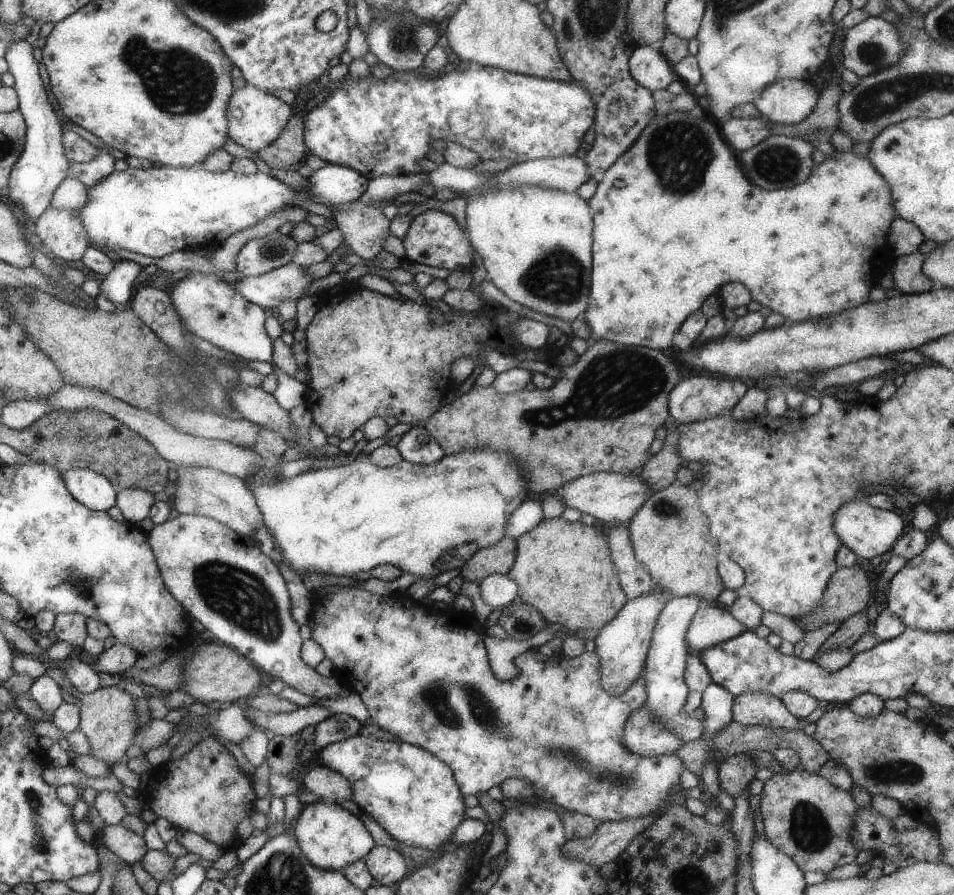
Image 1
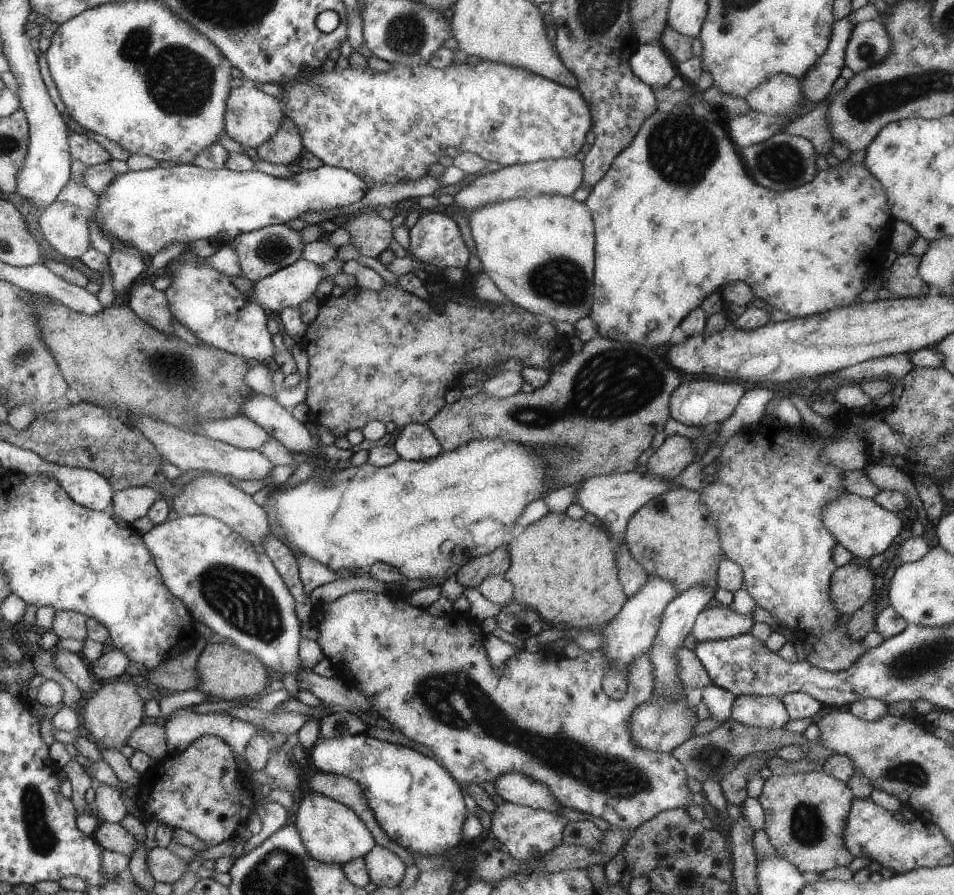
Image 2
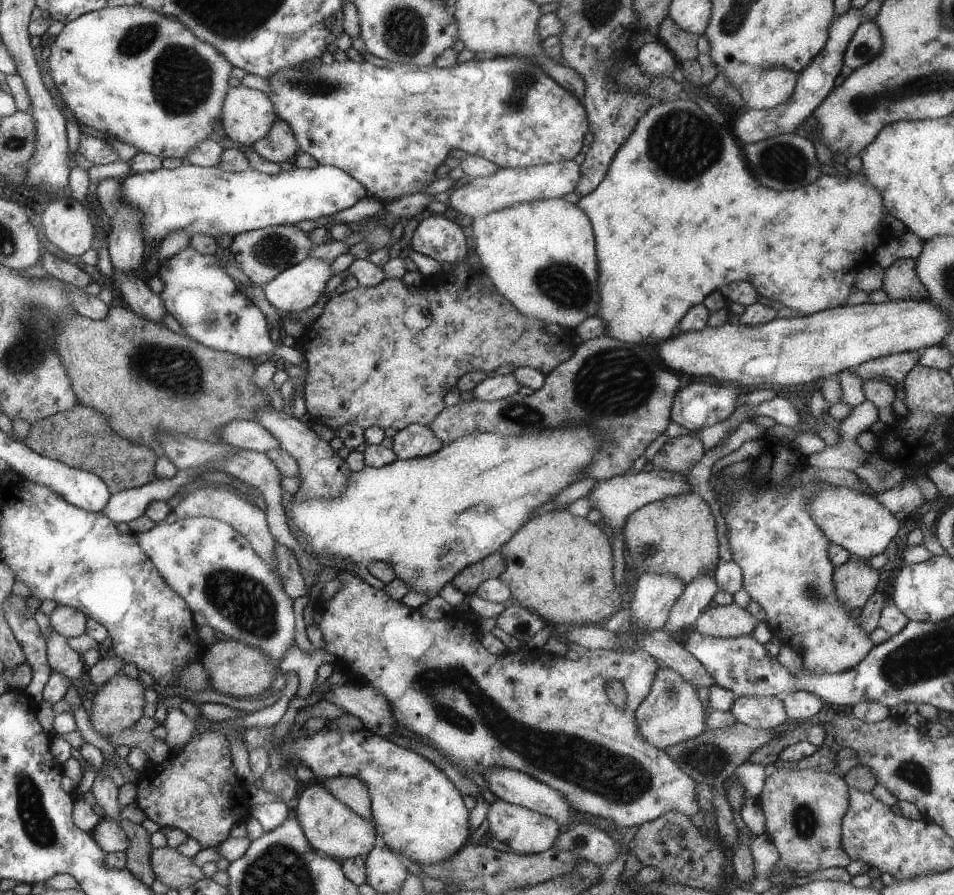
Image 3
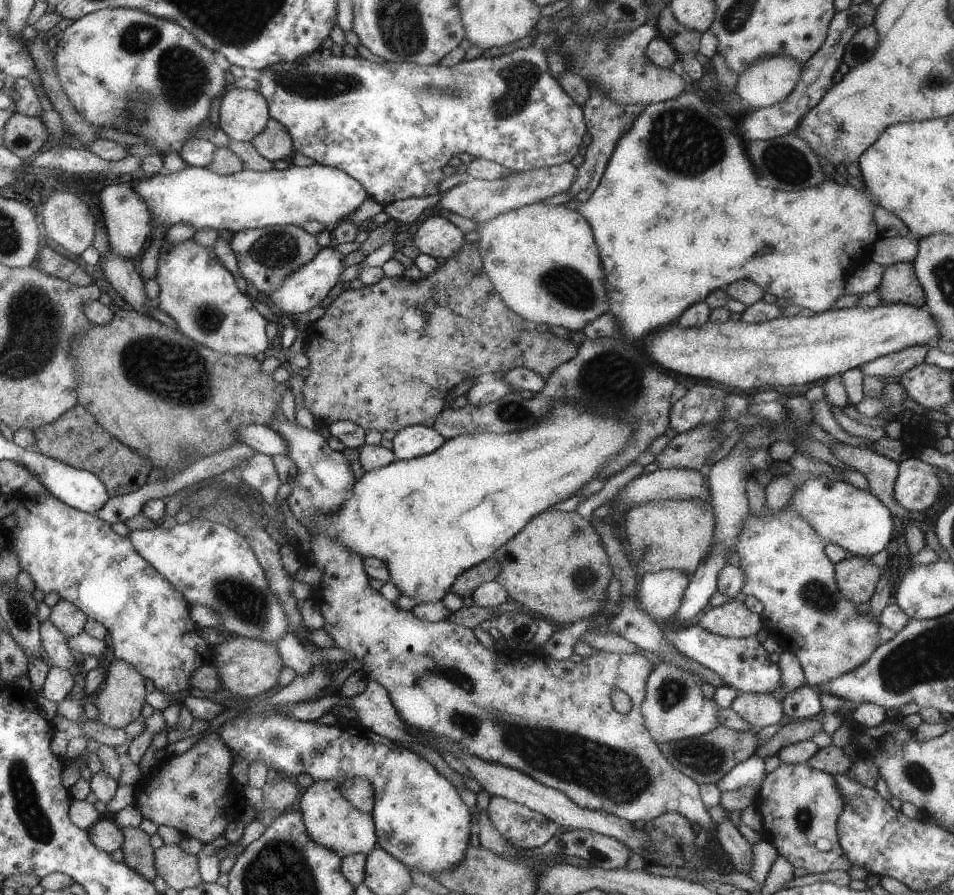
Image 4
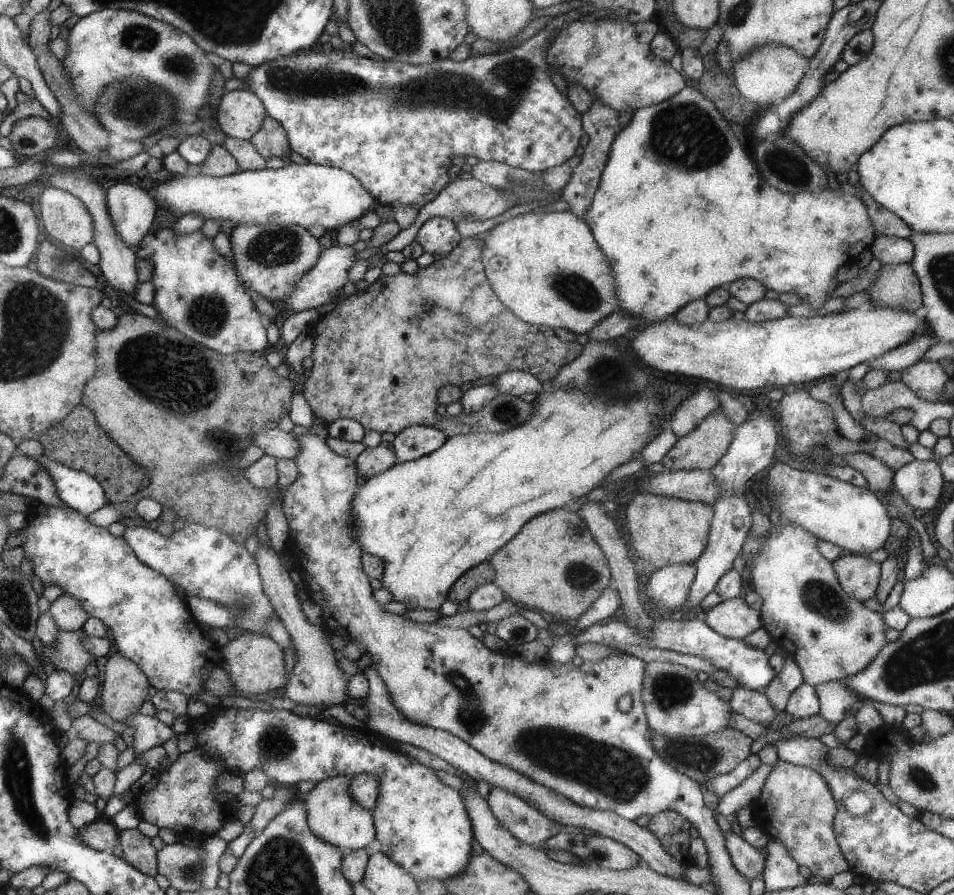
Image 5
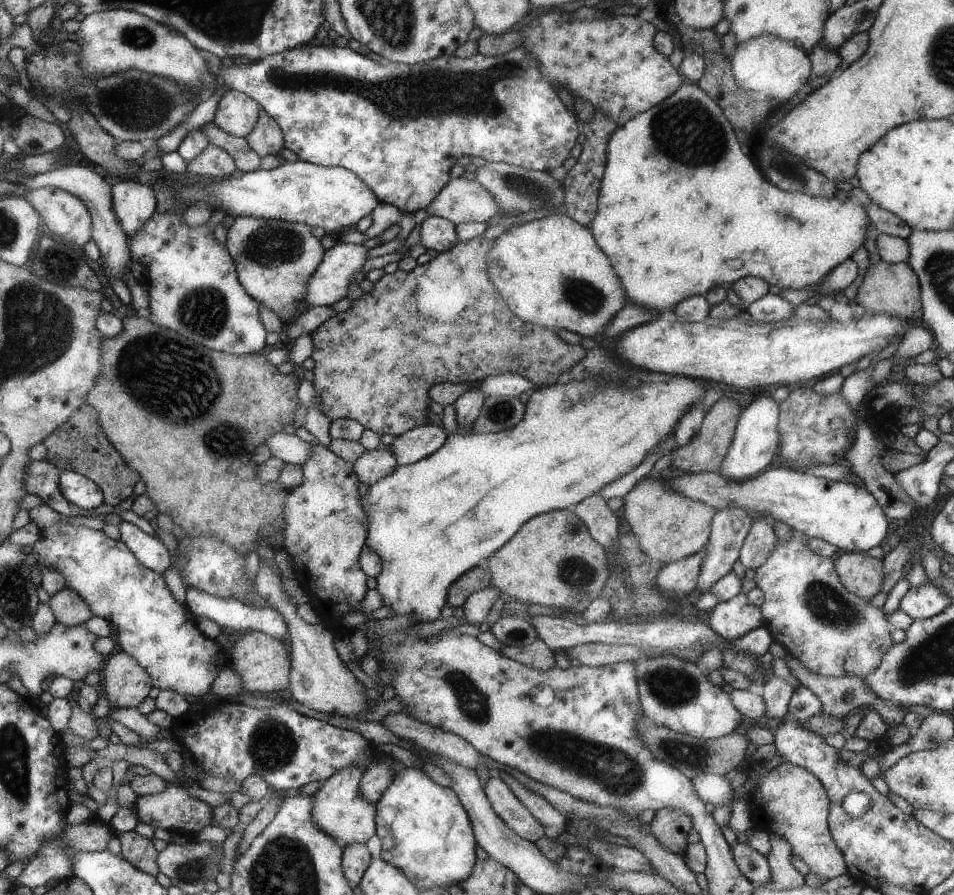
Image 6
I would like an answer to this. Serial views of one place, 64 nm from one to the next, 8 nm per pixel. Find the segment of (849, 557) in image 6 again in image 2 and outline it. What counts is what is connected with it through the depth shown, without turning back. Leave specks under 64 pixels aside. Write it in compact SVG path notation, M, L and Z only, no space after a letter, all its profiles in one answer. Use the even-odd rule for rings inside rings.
M855 562L837 568L831 574L829 598L835 616L853 616L869 600L873 600L873 574Z

